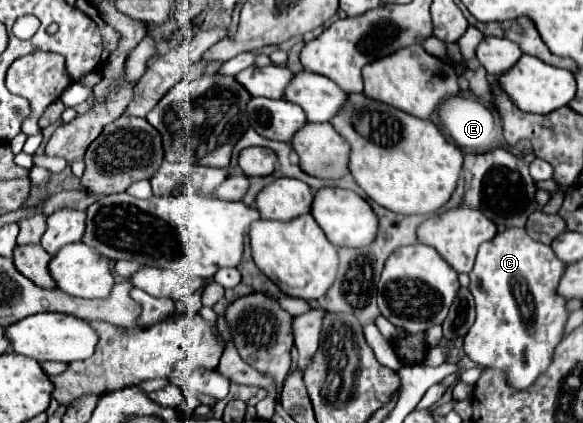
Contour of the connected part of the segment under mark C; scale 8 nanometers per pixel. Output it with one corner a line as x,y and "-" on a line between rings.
509,227
503,233
497,233
495,239
483,243
469,273
469,291
475,297
477,317
473,327
465,335
465,353
479,365
485,365
489,369
503,369
507,381
517,389
525,389
527,385
531,385
535,377
539,377
539,373
547,369
547,363
551,363
553,349
559,345
563,327
567,323
565,301
555,291
563,271
565,267
555,257
551,247
531,241
525,229

